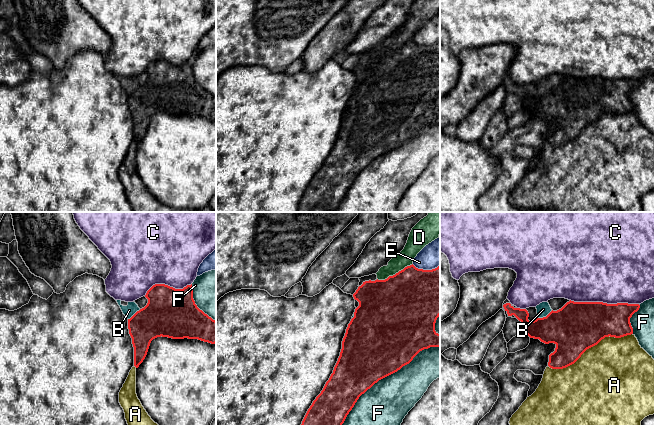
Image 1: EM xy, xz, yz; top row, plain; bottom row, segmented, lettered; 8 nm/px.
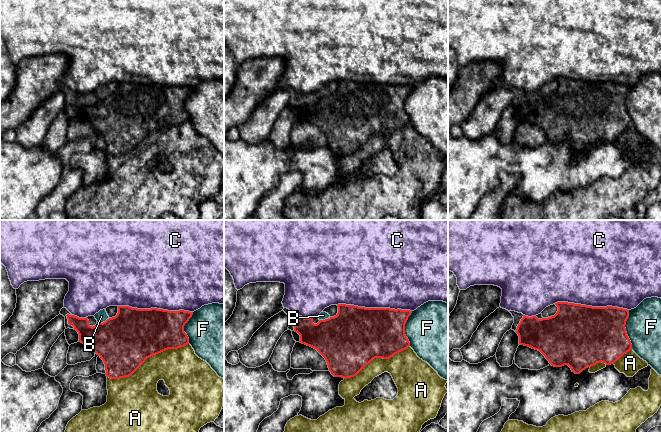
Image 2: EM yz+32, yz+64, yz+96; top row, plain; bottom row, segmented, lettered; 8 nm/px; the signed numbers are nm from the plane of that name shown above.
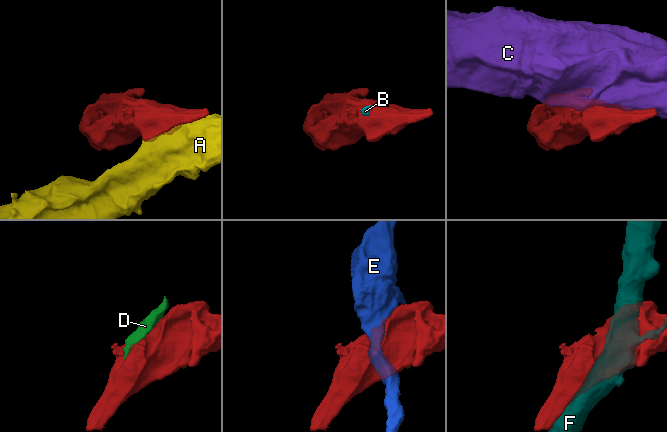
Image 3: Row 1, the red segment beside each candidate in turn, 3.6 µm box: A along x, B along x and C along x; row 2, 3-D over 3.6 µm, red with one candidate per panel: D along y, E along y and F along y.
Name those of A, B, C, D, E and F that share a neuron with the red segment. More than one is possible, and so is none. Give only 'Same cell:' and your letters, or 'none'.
Same cell: none

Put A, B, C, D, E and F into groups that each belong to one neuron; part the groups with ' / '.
A / B D / C / E / F

